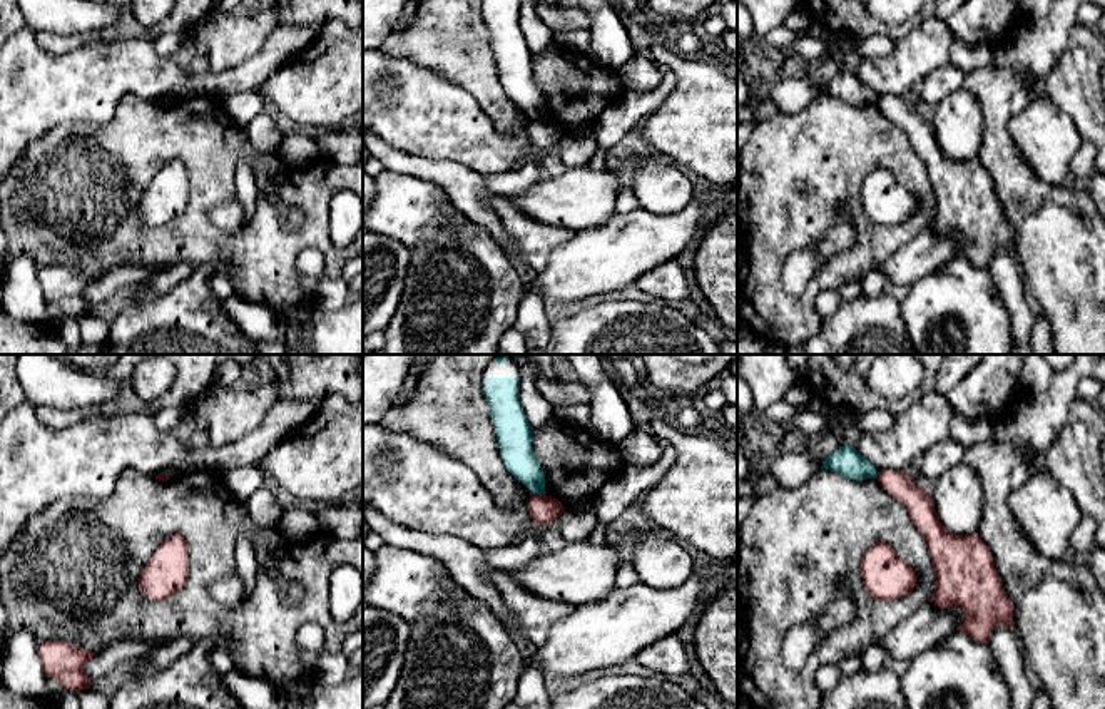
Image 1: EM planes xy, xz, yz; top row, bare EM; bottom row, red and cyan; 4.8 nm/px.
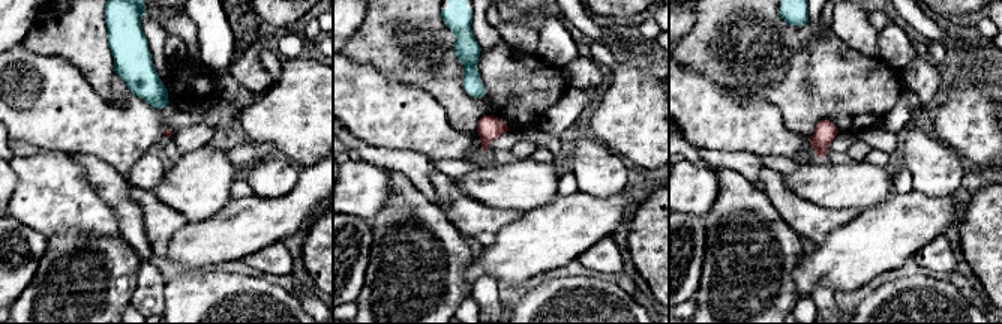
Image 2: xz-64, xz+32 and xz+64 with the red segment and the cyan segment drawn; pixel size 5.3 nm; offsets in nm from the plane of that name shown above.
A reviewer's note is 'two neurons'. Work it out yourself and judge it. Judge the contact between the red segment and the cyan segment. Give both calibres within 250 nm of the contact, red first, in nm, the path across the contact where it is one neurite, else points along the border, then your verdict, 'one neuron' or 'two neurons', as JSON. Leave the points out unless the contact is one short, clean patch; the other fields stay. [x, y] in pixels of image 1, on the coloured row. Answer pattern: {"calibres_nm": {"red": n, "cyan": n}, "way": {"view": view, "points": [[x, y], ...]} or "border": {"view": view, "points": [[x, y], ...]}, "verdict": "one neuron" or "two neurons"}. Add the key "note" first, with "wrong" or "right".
{"note": "right", "calibres_nm": {"red": 130, "cyan": 160}, "border": {"view": "xz", "points": [[530, 494], [544, 495]]}, "verdict": "two neurons"}

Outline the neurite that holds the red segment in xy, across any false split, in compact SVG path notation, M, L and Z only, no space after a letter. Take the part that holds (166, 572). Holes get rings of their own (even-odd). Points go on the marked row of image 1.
M181 535L164 540L140 572L139 587L145 599L164 600L186 585L189 550Z

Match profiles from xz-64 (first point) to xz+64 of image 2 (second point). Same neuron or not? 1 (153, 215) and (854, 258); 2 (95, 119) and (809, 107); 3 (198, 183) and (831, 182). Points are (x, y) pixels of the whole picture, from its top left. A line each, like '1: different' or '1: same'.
1: different
2: different
3: same

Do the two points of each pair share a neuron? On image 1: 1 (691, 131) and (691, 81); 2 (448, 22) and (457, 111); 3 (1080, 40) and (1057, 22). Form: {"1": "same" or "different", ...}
{"1": "same", "2": "different", "3": "different"}

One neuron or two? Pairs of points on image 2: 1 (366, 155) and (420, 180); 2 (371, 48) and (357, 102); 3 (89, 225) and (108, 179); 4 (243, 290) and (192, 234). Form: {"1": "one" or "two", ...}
{"1": "one", "2": "two", "3": "two", "4": "two"}

